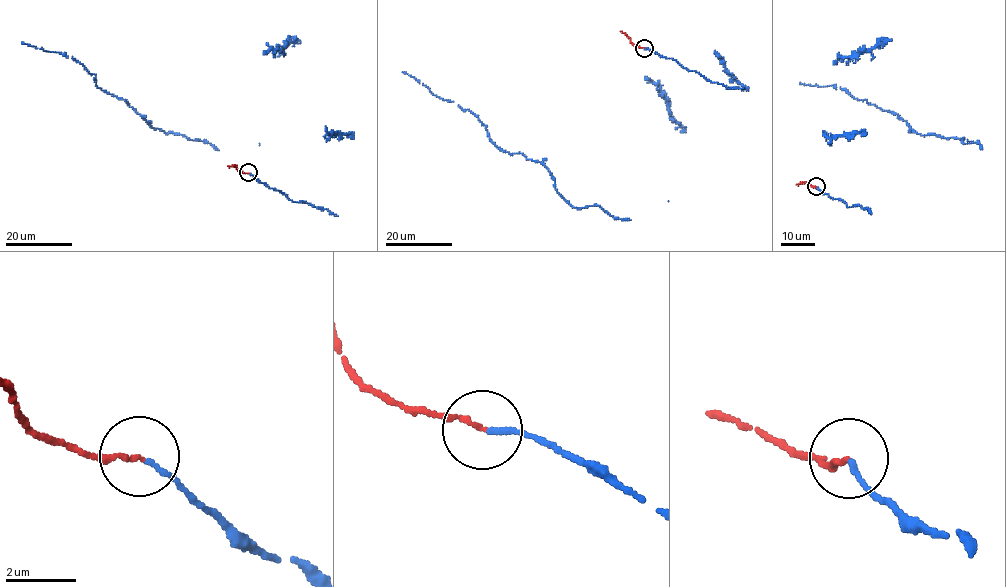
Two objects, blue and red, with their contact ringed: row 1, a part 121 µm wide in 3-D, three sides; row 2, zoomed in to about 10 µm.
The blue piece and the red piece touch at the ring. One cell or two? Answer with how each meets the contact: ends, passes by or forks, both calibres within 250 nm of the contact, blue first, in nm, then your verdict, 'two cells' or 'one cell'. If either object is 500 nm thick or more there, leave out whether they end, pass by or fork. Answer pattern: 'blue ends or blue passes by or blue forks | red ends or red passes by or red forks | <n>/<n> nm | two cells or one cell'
blue ends | red ends | 130/110 nm | one cell

